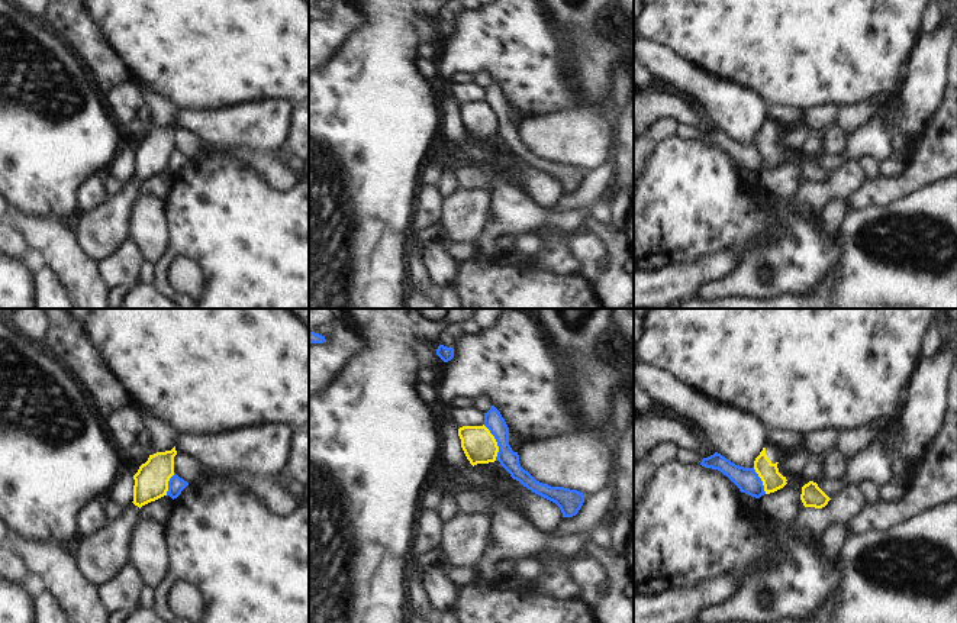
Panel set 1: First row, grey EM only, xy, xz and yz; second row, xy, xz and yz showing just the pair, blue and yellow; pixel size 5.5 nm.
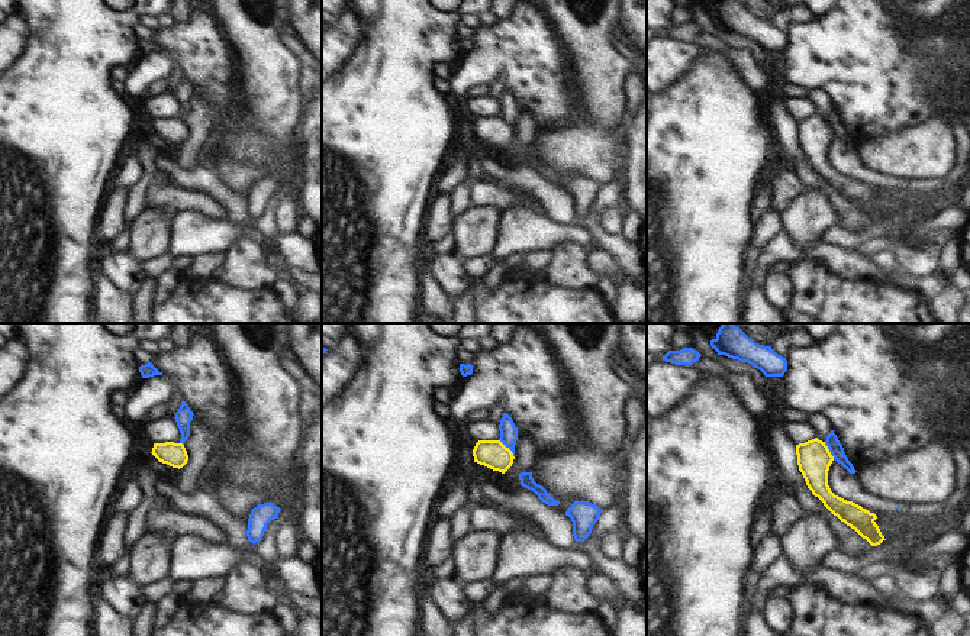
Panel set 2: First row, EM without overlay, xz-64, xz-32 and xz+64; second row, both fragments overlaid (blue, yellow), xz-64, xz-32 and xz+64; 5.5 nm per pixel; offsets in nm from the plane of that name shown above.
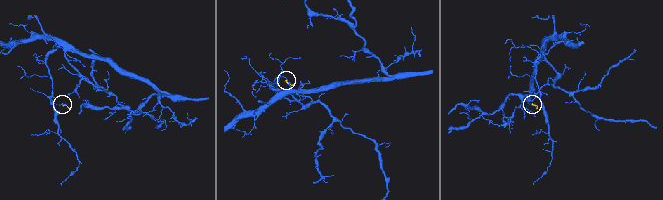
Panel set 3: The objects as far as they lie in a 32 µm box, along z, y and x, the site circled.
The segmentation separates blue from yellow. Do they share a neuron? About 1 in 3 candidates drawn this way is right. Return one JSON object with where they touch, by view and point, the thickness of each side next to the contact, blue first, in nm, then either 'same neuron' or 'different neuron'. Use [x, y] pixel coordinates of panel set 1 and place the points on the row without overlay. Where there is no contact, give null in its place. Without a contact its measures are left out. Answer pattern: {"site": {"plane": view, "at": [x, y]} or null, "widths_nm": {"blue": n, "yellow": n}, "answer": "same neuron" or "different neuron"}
{"site": {"plane": "xz", "at": [496, 116]}, "widths_nm": {"blue": 110, "yellow": 190}, "answer": "different neuron"}

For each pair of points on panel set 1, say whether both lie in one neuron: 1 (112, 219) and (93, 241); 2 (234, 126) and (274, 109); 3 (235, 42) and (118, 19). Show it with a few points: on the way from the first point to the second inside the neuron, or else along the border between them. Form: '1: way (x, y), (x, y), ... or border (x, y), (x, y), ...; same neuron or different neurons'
1: way (108, 225), (99, 235); same neuron
2: way (244, 126), (258, 125), (264, 119); same neuron
3: way (206, 19), (147, 19); same neuron

